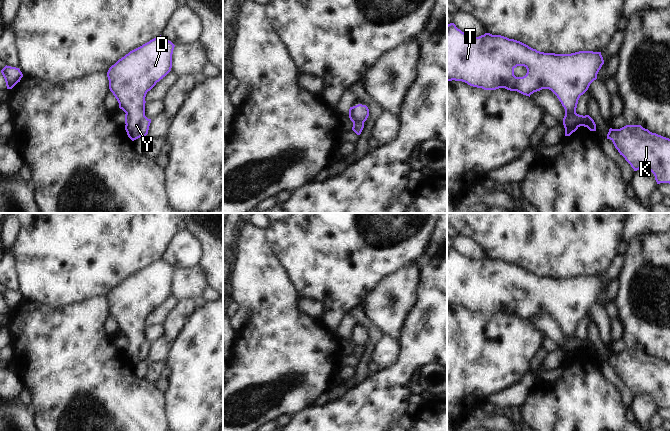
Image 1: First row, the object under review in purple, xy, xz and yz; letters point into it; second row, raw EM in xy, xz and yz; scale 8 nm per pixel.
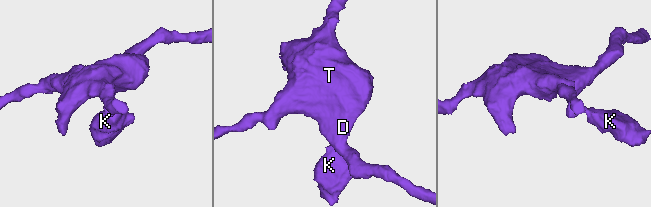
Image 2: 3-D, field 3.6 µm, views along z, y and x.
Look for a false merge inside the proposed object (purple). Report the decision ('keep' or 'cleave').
cleave

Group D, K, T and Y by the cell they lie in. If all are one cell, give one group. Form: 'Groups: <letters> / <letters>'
Groups: D T Y / K.

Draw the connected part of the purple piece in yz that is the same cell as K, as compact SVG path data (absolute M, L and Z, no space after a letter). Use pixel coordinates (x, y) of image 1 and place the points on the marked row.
M626 125L620 129L609 129L607 139L610 139L615 148L634 171L648 169L654 176L657 184L671 184L671 139L650 132L641 125Z

